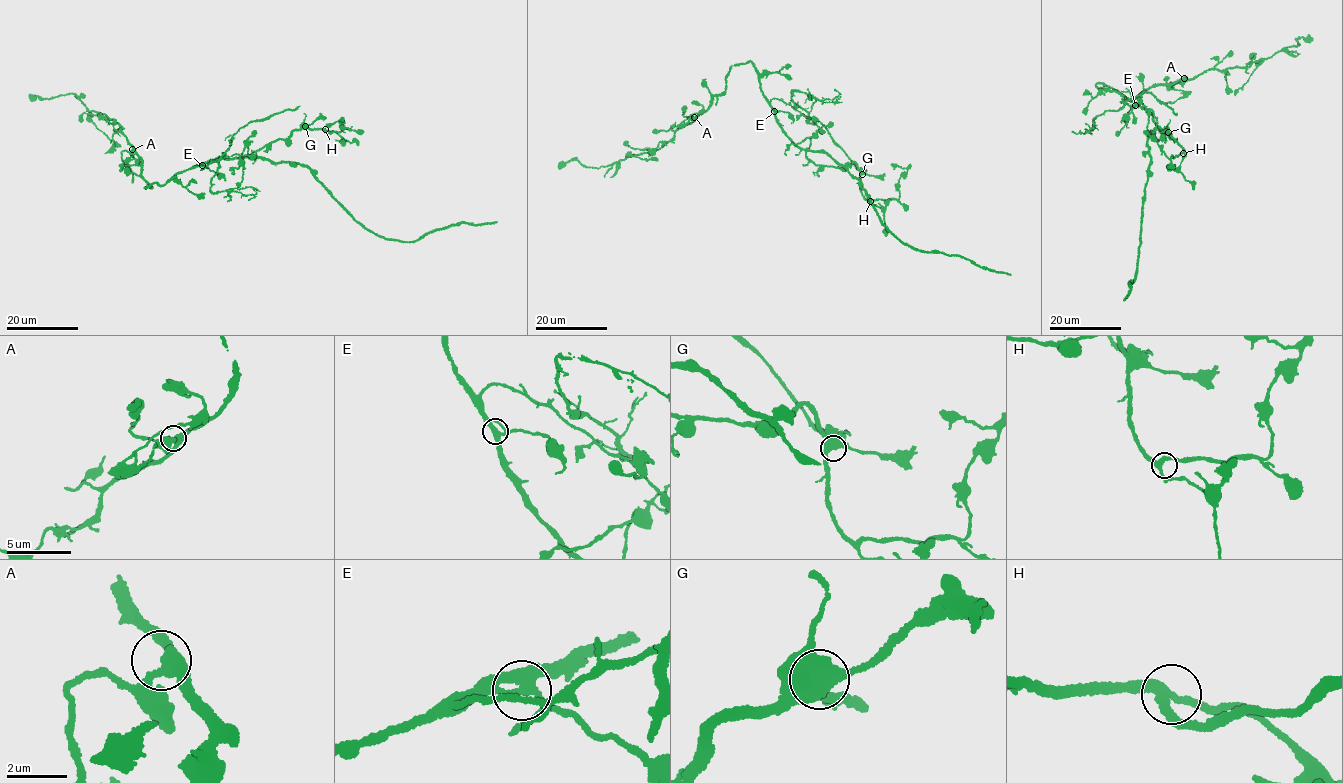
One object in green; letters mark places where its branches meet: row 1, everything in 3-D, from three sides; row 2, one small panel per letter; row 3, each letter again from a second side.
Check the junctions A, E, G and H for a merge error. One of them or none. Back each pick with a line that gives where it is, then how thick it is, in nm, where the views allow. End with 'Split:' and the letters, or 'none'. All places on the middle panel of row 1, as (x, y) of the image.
Split: none

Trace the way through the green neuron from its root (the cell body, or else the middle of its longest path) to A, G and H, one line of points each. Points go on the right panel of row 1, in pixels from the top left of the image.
A: (1133, 102), (1119, 92), (1096, 85), (1102, 83), (1131, 99), (1152, 86), (1184, 78)
G: (1133, 102), (1147, 110), (1156, 128), (1168, 133), (1163, 134), (1159, 128), (1168, 132)
H: (1133, 102), (1147, 110), (1156, 128), (1168, 133), (1164, 135), (1159, 128), (1169, 133), (1181, 145), (1183, 153)

